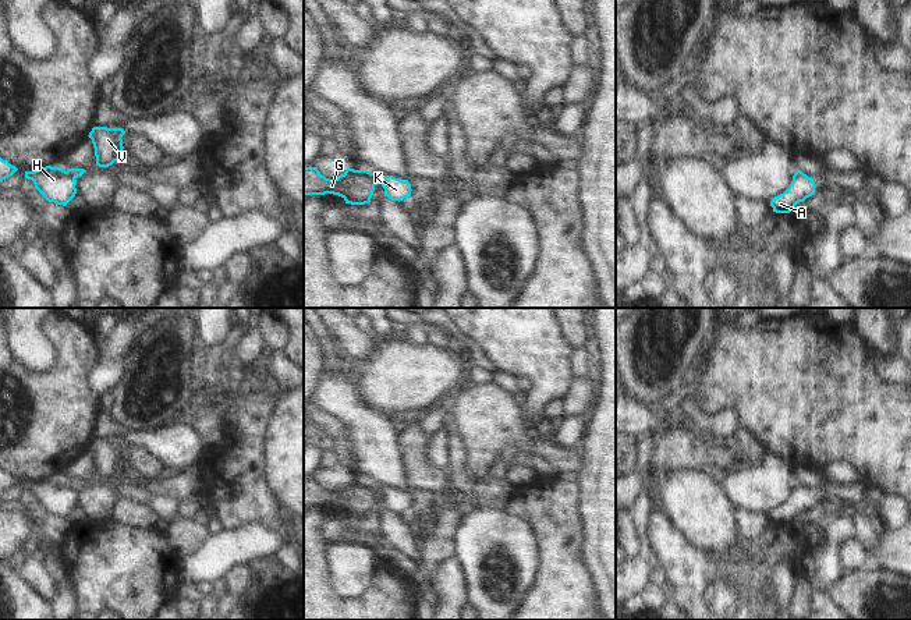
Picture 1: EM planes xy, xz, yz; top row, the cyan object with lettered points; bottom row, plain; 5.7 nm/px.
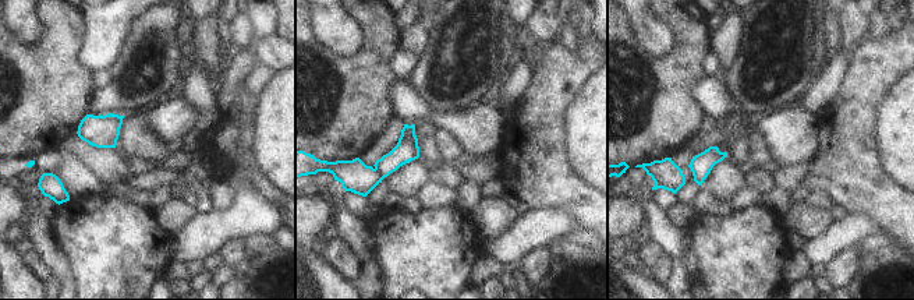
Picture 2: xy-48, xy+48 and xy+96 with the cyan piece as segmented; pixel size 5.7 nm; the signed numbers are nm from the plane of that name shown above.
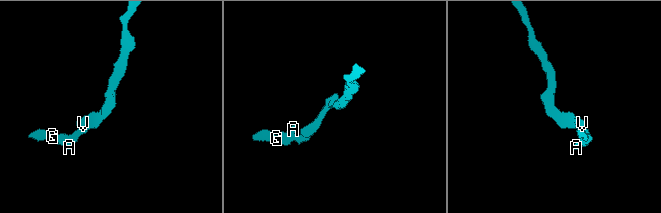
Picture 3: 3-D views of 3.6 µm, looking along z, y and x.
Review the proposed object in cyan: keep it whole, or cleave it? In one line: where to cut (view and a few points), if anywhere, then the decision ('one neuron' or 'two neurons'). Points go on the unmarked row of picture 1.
cut in xy along (66, 484), (74, 491); two neurons

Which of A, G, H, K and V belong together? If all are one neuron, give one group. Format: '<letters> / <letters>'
A G H / K V

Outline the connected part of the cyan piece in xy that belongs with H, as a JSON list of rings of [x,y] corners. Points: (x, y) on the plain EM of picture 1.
[[[46,478],[35,483],[25,483],[35,500],[46,513],[65,518],[77,506],[77,492],[60,479]]]

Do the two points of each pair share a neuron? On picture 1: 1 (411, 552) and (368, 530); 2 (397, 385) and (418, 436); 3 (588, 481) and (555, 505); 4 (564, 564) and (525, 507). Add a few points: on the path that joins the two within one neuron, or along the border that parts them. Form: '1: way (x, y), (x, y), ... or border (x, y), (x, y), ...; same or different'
1: border (383, 507), (379, 513), (382, 538), (410, 558); different
2: border (421, 411), (400, 417); different
3: border (574, 482), (578, 489), (577, 516), (580, 520); different
4: way (559, 551), (559, 541), (539, 521); same

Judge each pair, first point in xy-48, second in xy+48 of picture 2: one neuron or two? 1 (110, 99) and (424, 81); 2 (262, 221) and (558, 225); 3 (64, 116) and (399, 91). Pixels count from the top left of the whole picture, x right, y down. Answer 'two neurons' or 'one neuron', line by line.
1: one neuron
2: one neuron
3: two neurons

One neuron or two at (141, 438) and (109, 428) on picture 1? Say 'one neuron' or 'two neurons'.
one neuron

